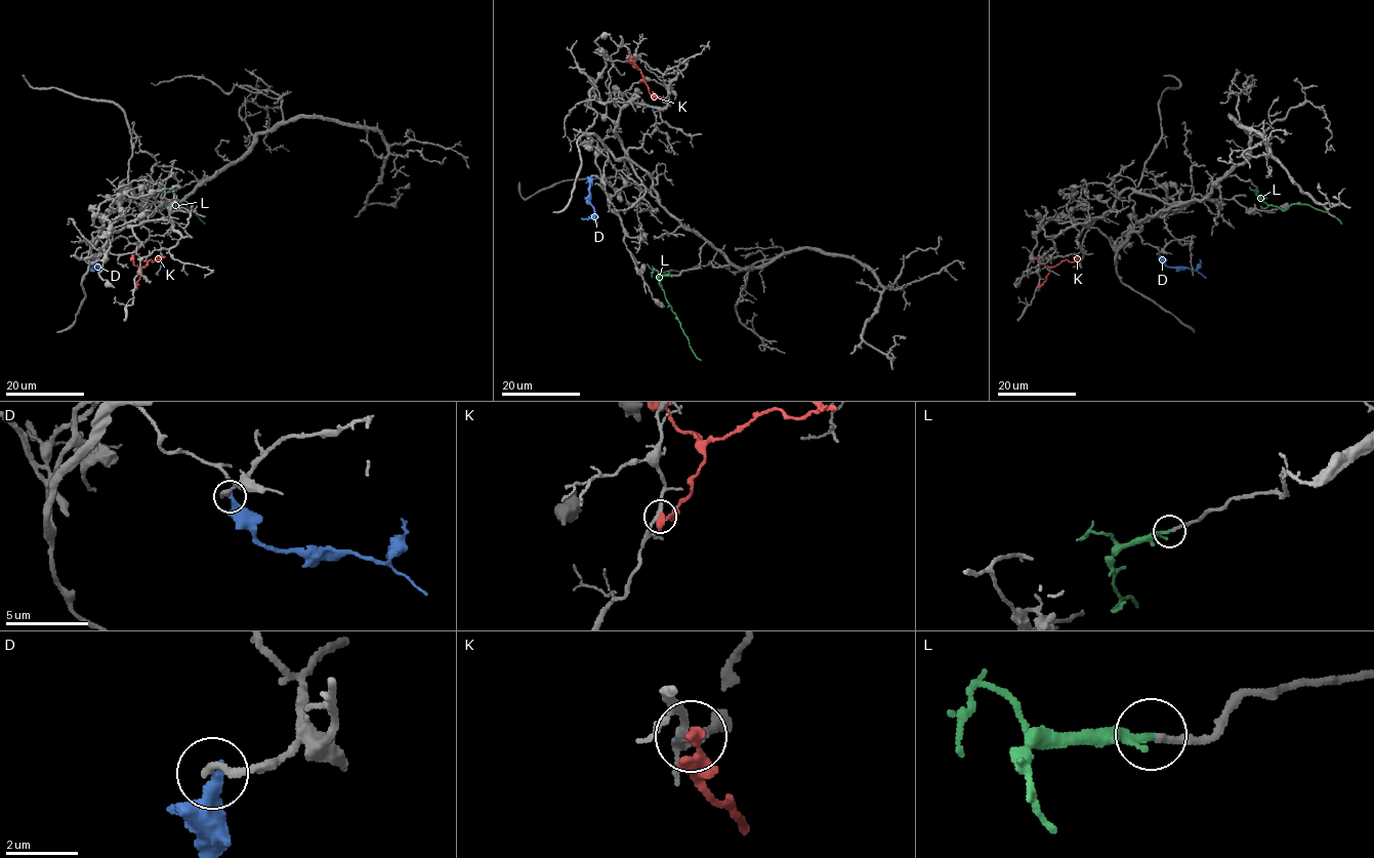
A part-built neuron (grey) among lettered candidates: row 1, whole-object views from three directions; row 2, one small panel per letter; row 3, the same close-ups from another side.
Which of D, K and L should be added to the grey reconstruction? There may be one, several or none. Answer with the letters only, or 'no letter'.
L

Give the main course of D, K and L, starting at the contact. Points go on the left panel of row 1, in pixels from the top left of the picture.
D: (95, 254), (93, 267), (97, 270), (85, 259)
K: (135, 285), (150, 259), (153, 261), (165, 256)
L: (176, 189), (168, 191), (163, 202), (172, 210), (176, 204), (183, 204), (204, 223)

